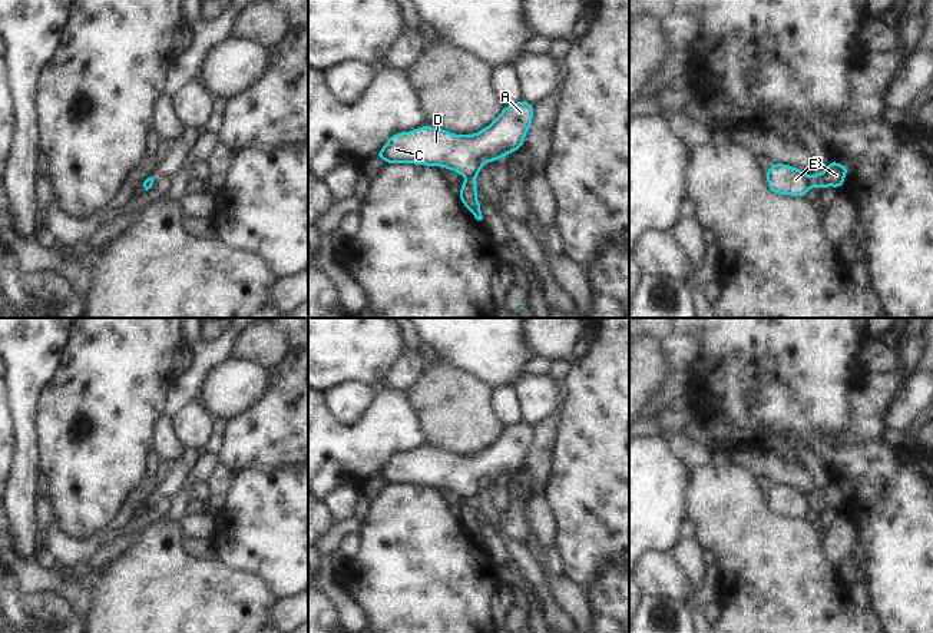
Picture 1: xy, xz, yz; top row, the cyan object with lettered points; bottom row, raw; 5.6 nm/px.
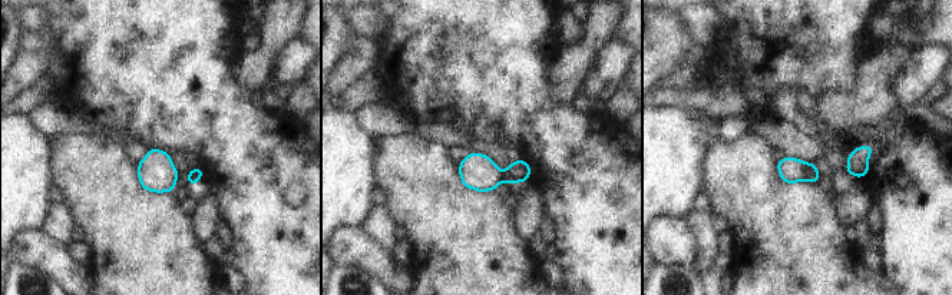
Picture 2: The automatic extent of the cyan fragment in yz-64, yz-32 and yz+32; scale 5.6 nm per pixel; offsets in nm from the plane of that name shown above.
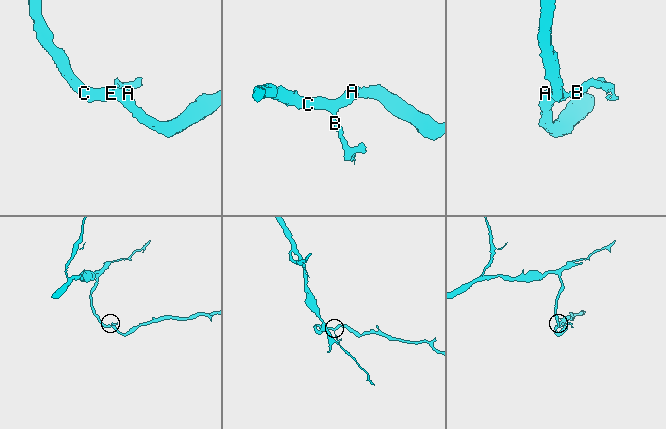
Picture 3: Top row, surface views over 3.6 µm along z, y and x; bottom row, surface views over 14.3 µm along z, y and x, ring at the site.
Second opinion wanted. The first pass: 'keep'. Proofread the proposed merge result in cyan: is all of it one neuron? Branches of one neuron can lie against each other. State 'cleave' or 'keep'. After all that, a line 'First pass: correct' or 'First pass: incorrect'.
cleave
First pass: incorrect

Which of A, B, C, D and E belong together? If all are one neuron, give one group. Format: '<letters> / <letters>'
A C D E / B

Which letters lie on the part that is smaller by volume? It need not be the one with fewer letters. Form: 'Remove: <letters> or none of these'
Remove: B

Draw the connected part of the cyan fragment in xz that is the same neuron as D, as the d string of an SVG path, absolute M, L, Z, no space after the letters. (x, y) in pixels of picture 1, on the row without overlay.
M523 421L509 425L476 455L453 455L429 445L396 454L375 478L387 484L441 487L474 501L484 484L522 468L533 431L533 425Z

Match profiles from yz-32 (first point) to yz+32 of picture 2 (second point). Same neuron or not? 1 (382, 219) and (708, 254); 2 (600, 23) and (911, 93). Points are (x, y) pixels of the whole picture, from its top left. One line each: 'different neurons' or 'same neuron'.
1: same neuron
2: different neurons

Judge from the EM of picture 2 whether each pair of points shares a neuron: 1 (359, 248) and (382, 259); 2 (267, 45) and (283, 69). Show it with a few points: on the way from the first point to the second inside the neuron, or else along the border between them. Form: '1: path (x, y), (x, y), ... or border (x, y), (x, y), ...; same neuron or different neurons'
1: path (364, 252), (376, 259); same neuron
2: border (297, 36), (277, 56), (264, 90); different neurons

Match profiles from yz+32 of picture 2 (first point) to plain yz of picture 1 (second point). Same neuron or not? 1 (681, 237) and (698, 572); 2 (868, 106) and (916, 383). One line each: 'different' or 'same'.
1: different
2: different

